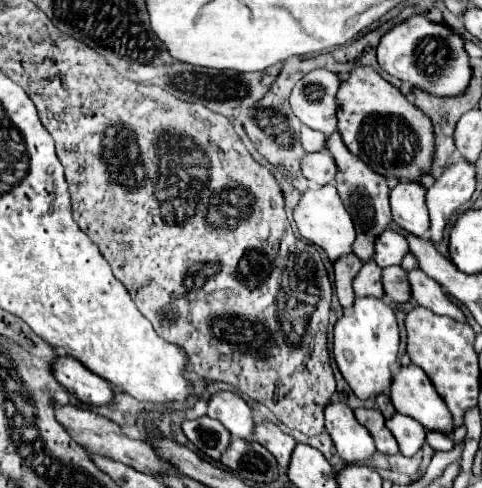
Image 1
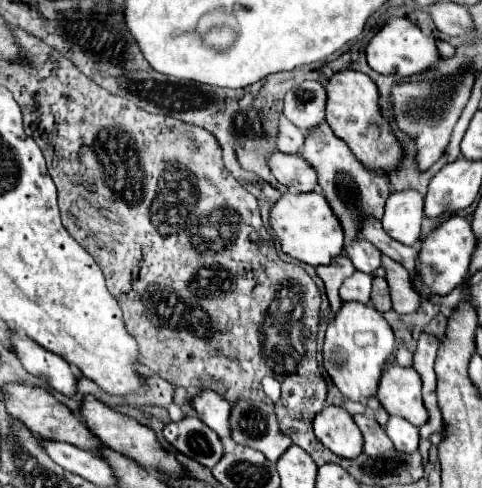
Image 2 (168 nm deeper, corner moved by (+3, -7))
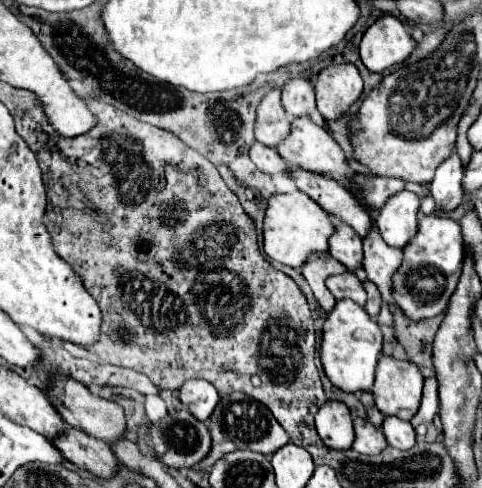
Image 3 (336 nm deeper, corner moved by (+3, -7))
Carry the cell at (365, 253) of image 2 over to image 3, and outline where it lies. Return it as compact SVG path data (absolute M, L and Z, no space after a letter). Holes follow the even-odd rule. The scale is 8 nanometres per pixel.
M334 223L334 233L328 241L330 249L328 253L338 259L342 265L346 265L348 271L354 271L362 267L362 237L346 223Z

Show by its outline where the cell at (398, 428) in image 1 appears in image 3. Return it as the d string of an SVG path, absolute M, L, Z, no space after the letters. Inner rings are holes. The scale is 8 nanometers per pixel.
M386 417L382 423L382 433L388 445L396 449L412 449L416 443L416 433L410 421L402 421L398 417Z

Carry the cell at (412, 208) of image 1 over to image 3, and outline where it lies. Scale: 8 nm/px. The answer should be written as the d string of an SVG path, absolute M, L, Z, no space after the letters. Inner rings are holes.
M400 191L392 195L380 209L376 225L390 247L402 249L418 229L420 199L412 191Z

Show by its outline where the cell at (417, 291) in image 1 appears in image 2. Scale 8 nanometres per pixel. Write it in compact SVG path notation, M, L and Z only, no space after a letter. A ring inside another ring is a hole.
M382 255L382 267L386 267L386 279L390 285L390 293L392 293L392 309L398 313L414 313L422 299L418 295L418 291L412 285L412 279L408 275L408 271L404 267L400 267L400 263L388 259Z

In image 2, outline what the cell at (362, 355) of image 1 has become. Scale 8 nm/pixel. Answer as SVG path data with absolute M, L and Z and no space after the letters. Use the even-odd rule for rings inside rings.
M344 303L336 317L330 321L324 339L324 367L332 377L334 385L350 401L360 401L376 395L382 369L394 351L394 333L380 311L372 305Z

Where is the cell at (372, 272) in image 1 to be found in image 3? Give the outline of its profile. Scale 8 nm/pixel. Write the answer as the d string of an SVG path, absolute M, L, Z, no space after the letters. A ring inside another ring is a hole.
M346 271L346 273L342 273L342 275L332 275L332 277L328 277L328 279L326 279L326 287L328 287L328 291L330 291L336 299L348 297L348 299L356 301L358 305L364 305L364 303L366 303L366 291L364 291L364 287L362 287L362 281L360 281L354 273L350 273L350 271Z

